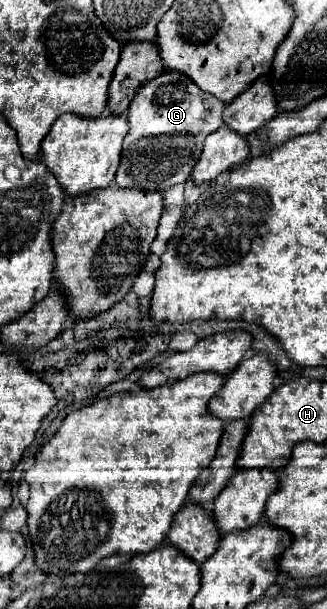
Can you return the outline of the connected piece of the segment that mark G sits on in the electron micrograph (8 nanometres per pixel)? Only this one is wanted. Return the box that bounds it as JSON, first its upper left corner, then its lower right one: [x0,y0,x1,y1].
[115,71,225,191]

